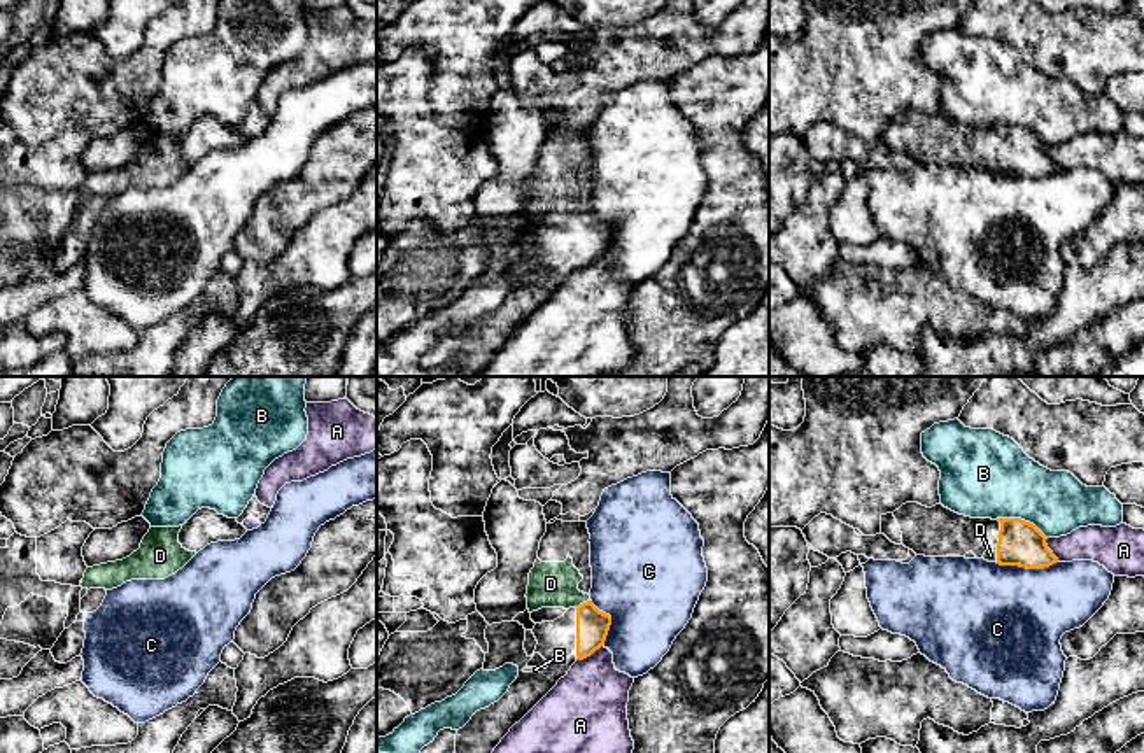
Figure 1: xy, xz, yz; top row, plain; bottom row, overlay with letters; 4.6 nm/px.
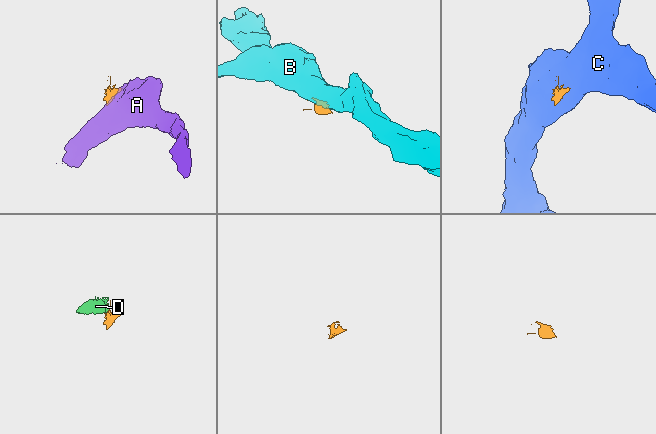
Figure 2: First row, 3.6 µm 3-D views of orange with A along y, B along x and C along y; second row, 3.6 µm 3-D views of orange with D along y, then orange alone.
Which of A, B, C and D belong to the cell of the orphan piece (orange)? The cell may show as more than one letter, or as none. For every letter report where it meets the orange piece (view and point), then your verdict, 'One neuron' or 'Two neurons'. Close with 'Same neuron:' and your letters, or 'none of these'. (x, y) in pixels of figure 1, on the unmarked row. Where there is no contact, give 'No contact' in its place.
A: Touches orange at xz (589, 263). Two neurons
B: Touches orange at yz (1020, 126). Two neurons
C: Touches orange at yz (1025, 174). Two neurons
D: Touches orange at xz (584, 211). One neuron
Same neuron: D

